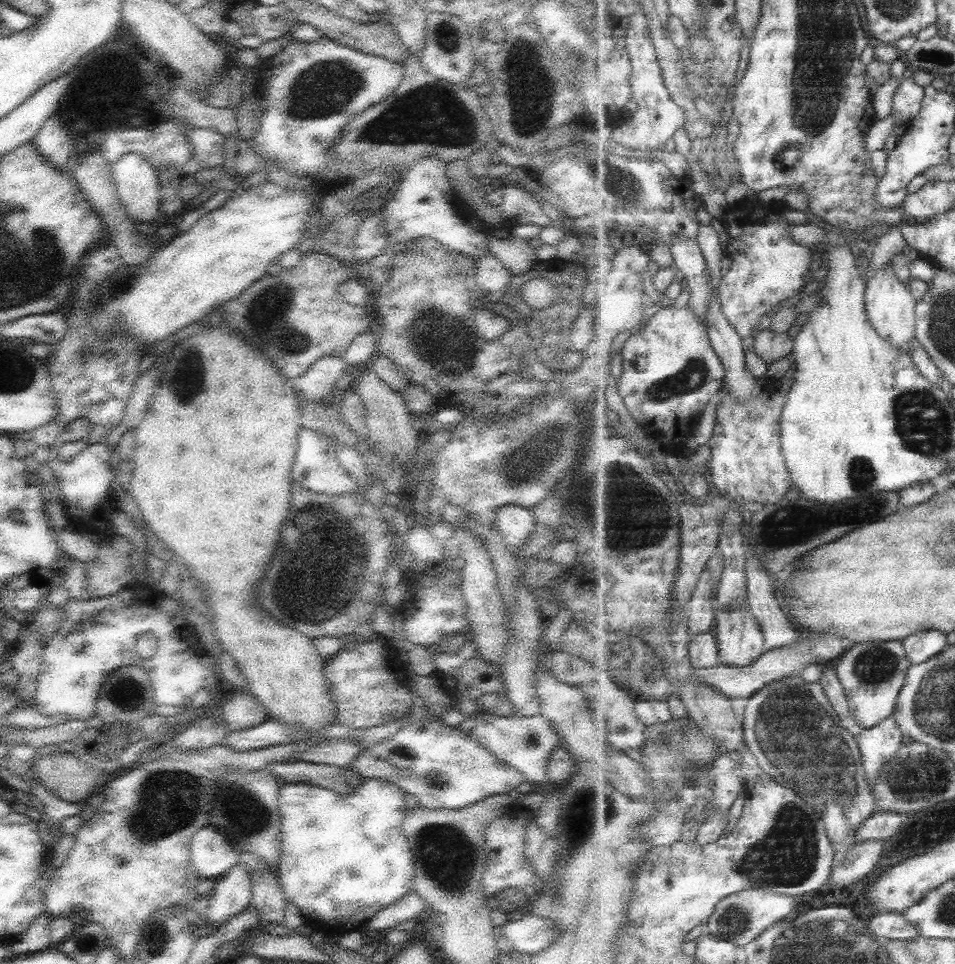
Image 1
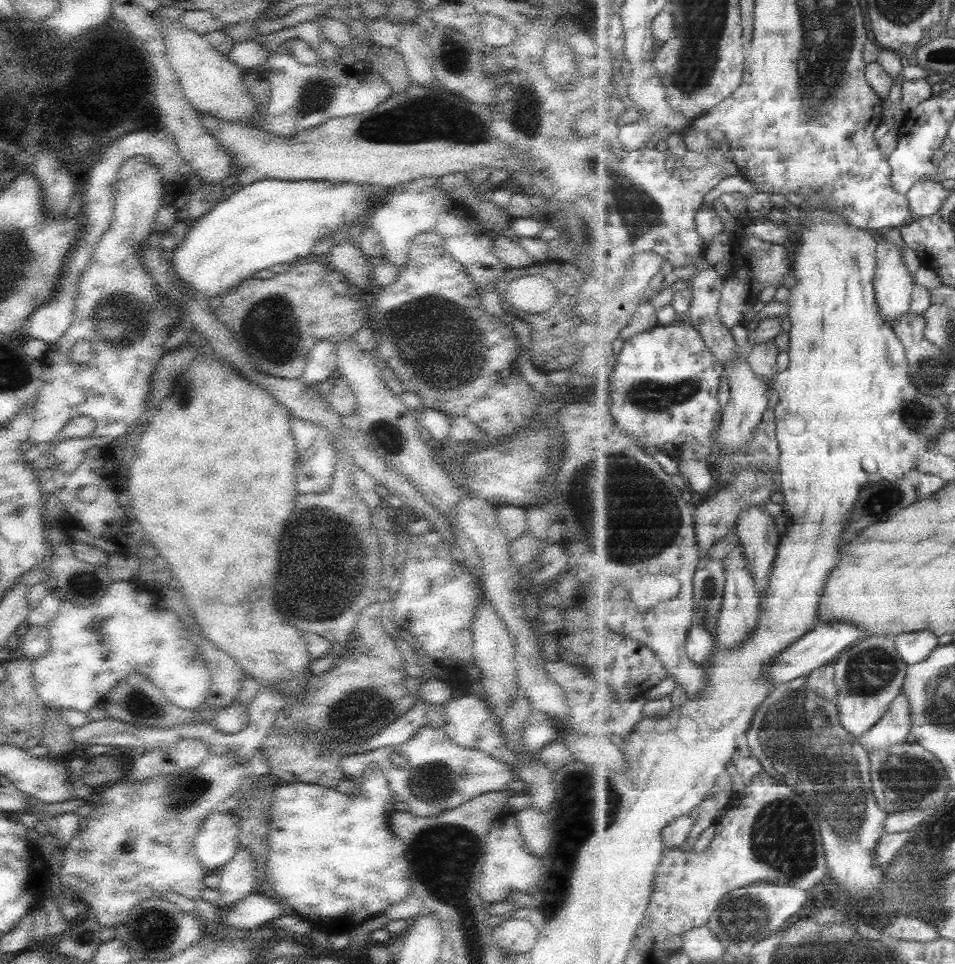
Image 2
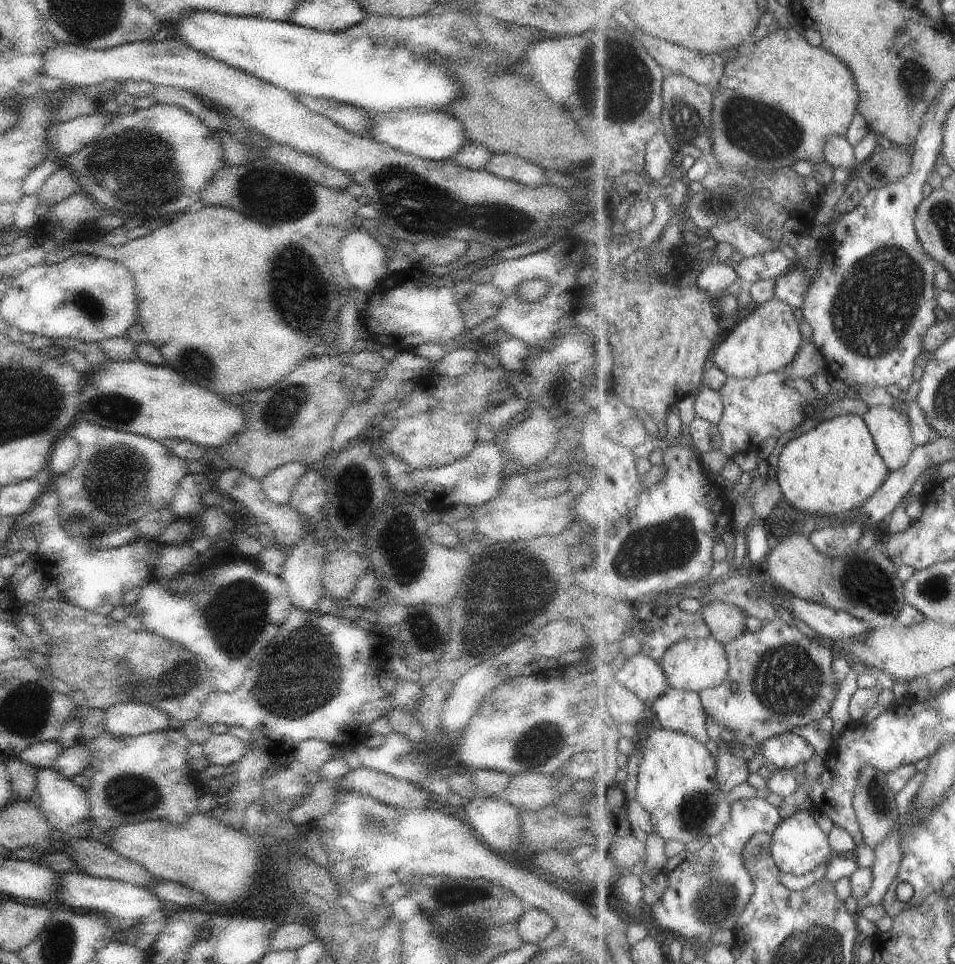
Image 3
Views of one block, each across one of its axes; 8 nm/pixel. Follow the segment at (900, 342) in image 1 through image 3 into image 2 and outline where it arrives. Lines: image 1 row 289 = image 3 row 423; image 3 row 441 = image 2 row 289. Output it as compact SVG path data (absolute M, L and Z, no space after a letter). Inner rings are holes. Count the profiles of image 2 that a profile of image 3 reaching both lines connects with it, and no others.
M884 235L877 237L876 298L889 323L909 312L916 288L914 274L903 262L903 250L890 244Z

